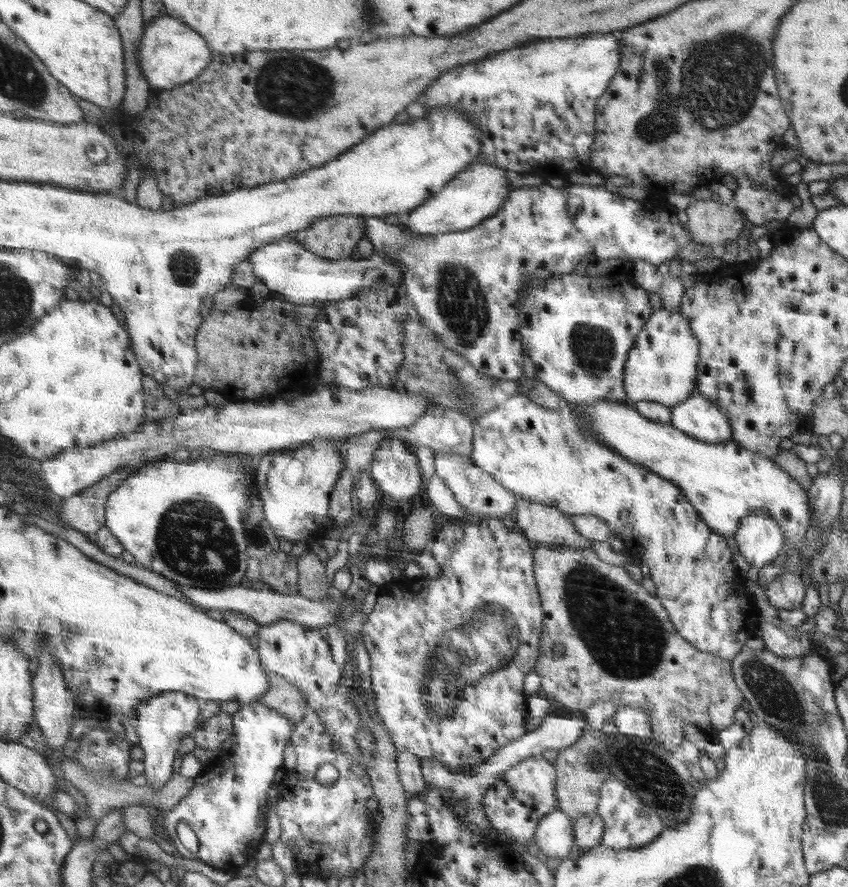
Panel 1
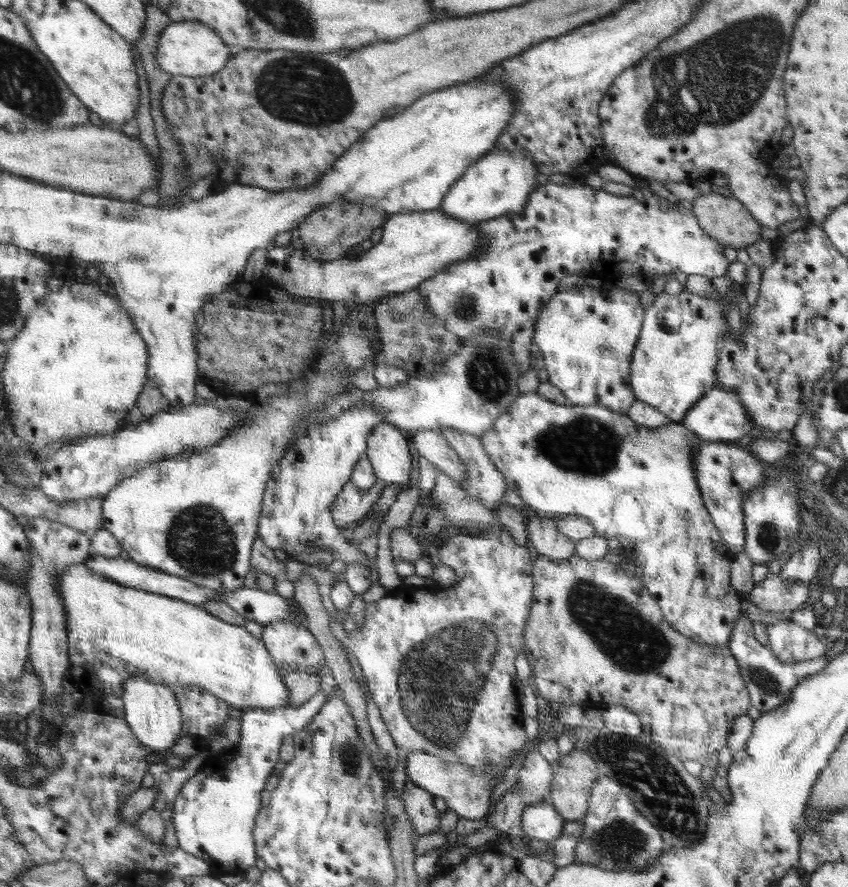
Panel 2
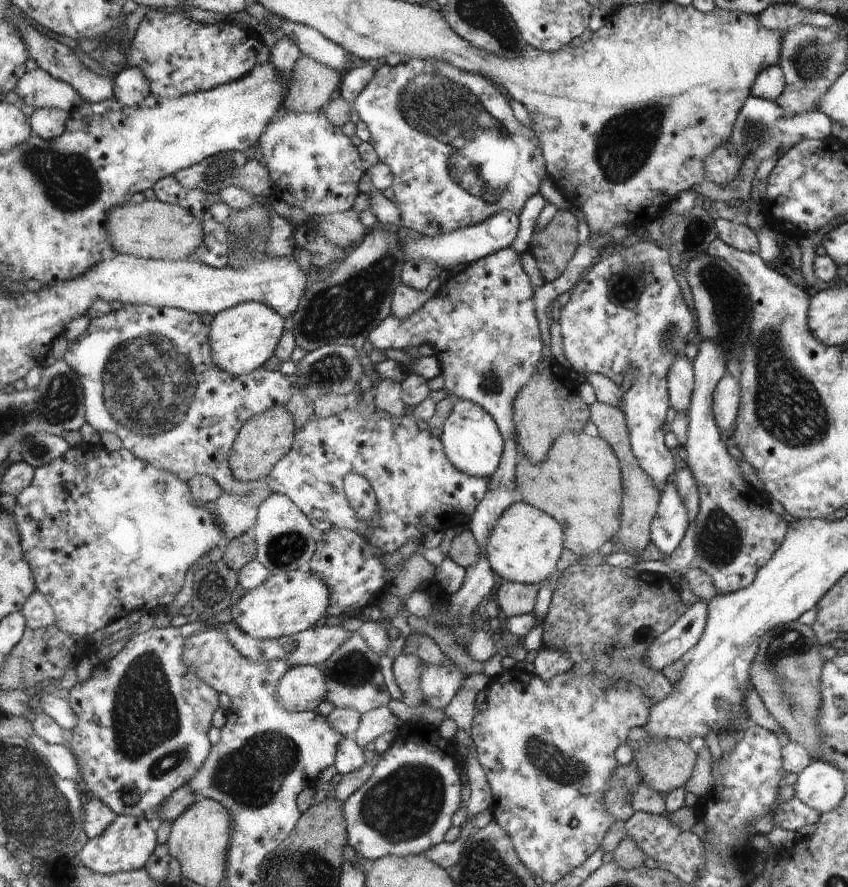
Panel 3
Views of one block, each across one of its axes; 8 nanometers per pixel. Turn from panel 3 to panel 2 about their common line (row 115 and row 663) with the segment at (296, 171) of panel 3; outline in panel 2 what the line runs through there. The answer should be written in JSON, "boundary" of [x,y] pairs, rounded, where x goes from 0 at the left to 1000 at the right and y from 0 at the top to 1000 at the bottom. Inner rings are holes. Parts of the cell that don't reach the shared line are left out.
{"boundary":[[[337,699],[321,700],[311,706],[308,720],[328,753],[380,762],[380,752],[386,745],[376,724],[361,707]]]}

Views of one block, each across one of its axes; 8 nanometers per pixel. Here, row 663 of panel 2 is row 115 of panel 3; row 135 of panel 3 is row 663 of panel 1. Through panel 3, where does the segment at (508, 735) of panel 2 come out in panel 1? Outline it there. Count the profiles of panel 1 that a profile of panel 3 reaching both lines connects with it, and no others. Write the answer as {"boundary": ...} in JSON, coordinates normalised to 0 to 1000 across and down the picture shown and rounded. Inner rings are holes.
{"boundary":[[[568,585],[552,593],[533,593],[528,587],[509,610],[507,621],[521,641],[517,661],[507,652],[502,661],[502,652],[496,651],[495,658],[486,658],[479,670],[469,654],[465,679],[465,655],[448,661],[445,680],[428,703],[427,722],[435,737],[443,799],[467,847],[483,848],[495,857],[519,857],[538,873],[547,864],[573,859],[590,843],[621,829],[618,763],[636,744],[642,692],[627,649],[626,611],[601,600],[590,585]]]}

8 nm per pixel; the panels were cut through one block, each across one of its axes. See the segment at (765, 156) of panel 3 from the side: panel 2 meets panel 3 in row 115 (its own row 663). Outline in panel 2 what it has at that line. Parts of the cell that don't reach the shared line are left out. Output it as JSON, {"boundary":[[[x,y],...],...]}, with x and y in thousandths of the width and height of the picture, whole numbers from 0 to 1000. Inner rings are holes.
{"boundary":[[[877,694],[868,698],[868,706],[863,707],[863,719],[858,723],[858,727],[863,738],[868,740],[868,744],[871,745],[876,766],[881,768],[886,796],[889,796],[897,805],[901,805],[920,798],[922,794],[927,793],[932,788],[934,778],[938,778],[939,772],[946,769],[948,763],[962,761],[965,756],[969,756],[969,752],[974,750],[976,744],[974,744],[974,740],[967,740],[967,742],[960,742],[960,744],[948,744],[948,746],[936,746],[936,749],[921,745],[909,732],[900,728],[889,718],[887,702],[882,696]]]}

